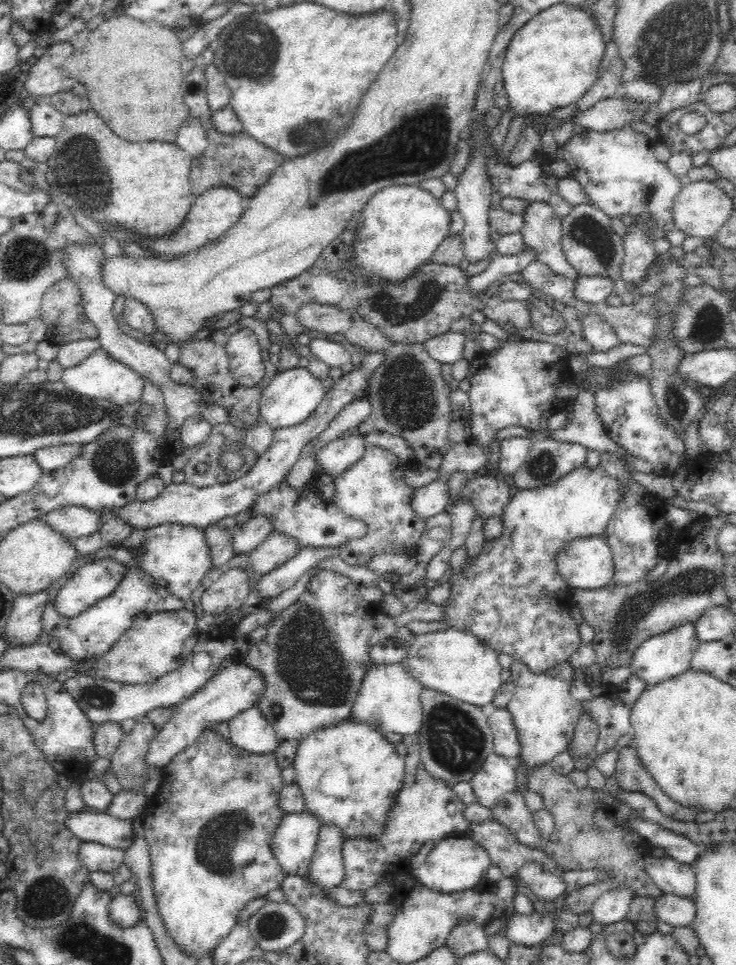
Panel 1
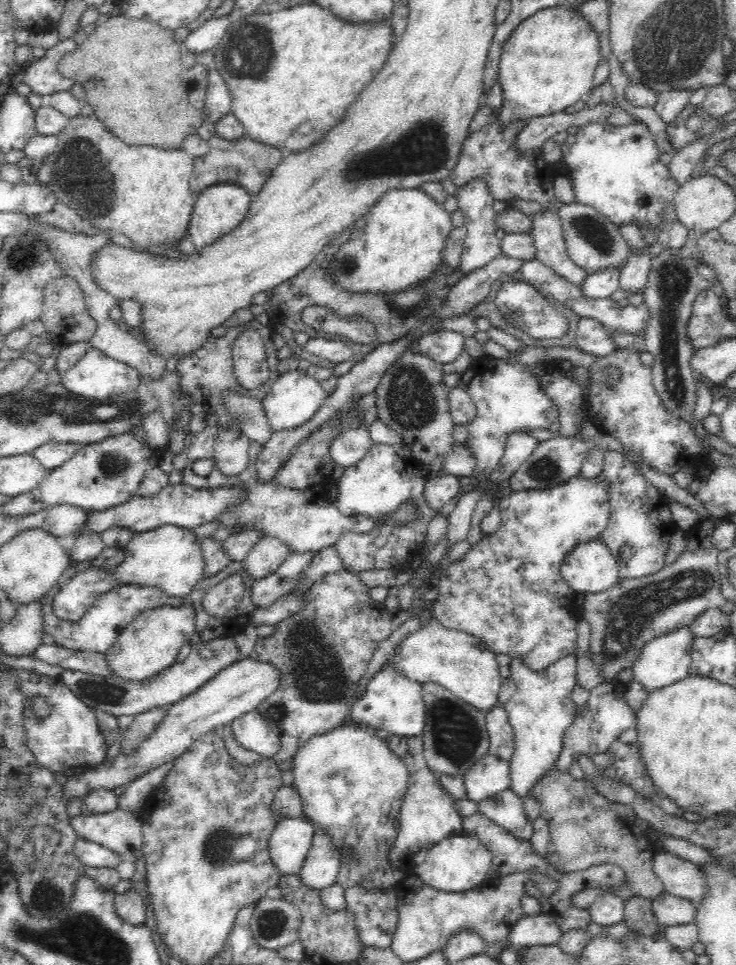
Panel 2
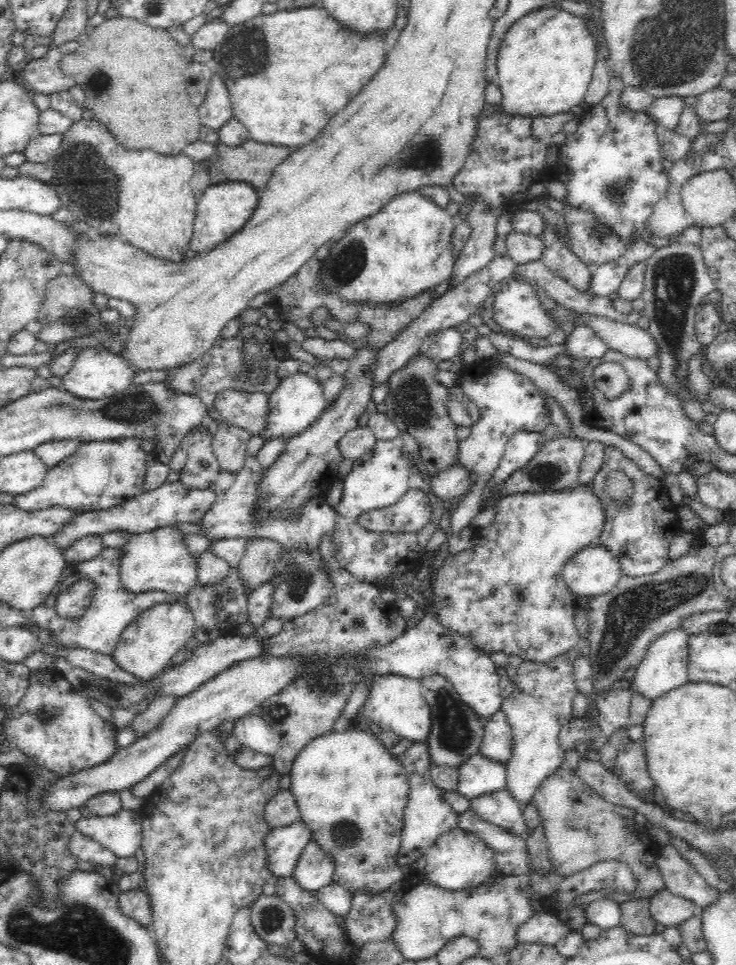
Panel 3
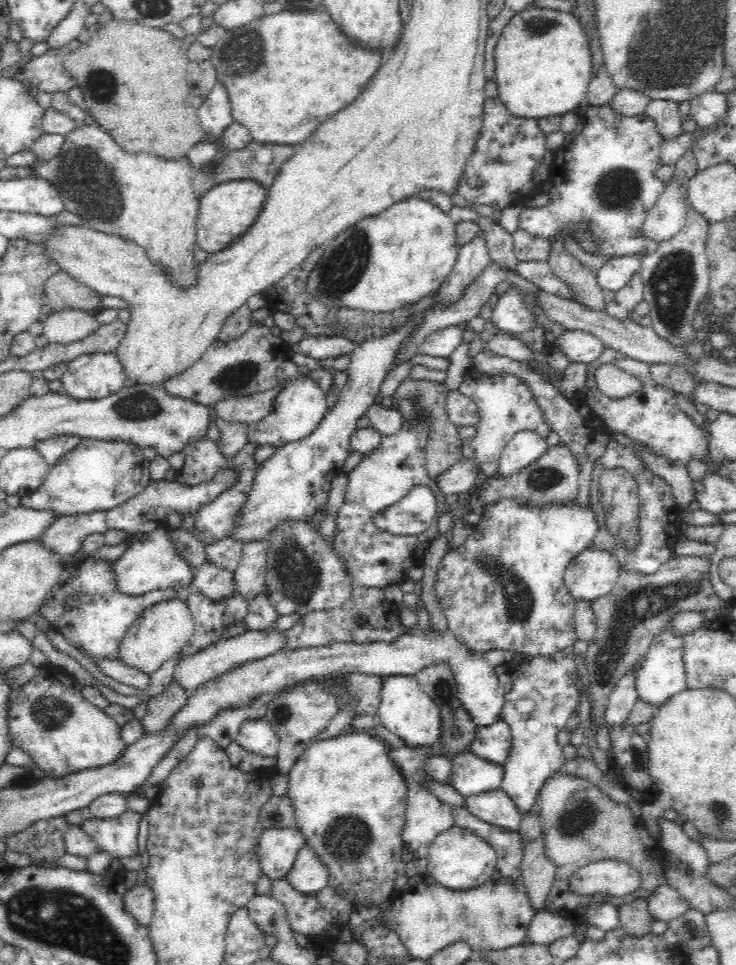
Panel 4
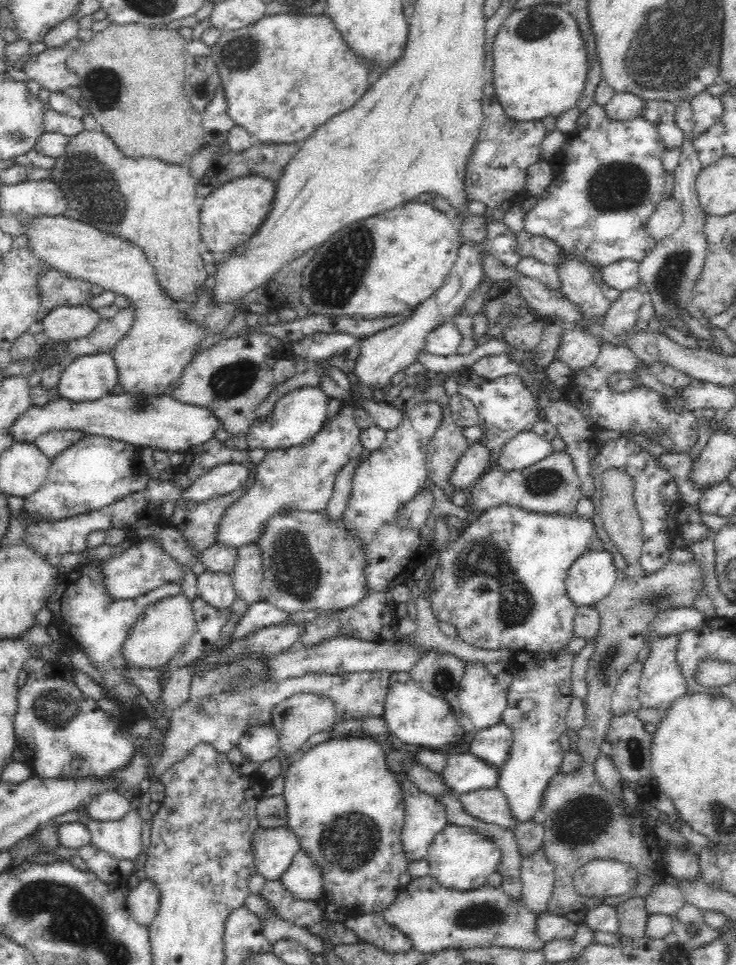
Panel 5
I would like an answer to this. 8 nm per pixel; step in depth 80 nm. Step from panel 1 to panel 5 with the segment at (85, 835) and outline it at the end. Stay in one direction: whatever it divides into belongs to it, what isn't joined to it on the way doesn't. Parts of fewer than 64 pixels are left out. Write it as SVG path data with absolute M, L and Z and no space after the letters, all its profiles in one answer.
M136 808L116 821L100 822L85 817L84 823L91 833L91 843L114 858L126 861L141 853L143 821Z

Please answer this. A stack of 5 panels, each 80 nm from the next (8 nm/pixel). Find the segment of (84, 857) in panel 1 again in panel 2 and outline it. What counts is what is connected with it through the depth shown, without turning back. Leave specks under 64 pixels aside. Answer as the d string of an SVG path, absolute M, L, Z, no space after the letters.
M82 837L76 839L74 854L85 867L116 868L123 856L110 850L99 842L92 842Z

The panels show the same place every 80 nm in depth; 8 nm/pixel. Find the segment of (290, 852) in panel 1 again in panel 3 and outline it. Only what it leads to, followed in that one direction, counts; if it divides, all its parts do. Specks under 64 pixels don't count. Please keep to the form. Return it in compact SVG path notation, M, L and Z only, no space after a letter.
M301 821L275 827L265 837L267 865L276 877L293 876L298 859L312 840L312 831Z

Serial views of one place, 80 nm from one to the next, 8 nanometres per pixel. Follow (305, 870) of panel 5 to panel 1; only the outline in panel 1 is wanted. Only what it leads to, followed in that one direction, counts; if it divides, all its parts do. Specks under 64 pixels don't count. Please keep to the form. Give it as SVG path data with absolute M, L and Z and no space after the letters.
M324 824L320 830L308 880L322 890L340 886L345 881L342 850L345 836L334 824Z

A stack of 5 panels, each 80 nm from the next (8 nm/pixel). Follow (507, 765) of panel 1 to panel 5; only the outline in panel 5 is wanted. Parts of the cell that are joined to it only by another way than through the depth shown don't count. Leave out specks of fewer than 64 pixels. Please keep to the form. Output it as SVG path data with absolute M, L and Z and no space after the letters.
M469 751L468 754L448 755L448 766L441 778L452 794L460 796L476 790L496 788L500 769L484 762Z

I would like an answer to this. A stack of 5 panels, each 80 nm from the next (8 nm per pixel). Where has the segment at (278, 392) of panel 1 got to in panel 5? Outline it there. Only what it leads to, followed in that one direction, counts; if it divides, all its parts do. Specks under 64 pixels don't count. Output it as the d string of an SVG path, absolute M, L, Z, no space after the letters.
M302 386L286 392L277 400L270 415L257 420L246 430L247 446L250 449L264 447L271 451L310 442L327 422L328 400L328 395L318 386Z

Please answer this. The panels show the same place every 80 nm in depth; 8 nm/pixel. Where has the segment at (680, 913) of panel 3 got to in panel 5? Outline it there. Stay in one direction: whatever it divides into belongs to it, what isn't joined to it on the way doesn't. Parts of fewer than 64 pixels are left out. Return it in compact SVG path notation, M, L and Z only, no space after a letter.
M662 882L652 888L650 894L644 899L649 914L664 914L672 916L686 904L684 896L676 885Z

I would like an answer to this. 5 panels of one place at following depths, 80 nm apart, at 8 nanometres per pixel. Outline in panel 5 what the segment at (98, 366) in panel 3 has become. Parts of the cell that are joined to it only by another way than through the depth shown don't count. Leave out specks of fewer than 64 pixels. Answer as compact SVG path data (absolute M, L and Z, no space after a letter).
M112 352L88 354L74 359L63 370L58 394L74 402L98 400L119 383Z

